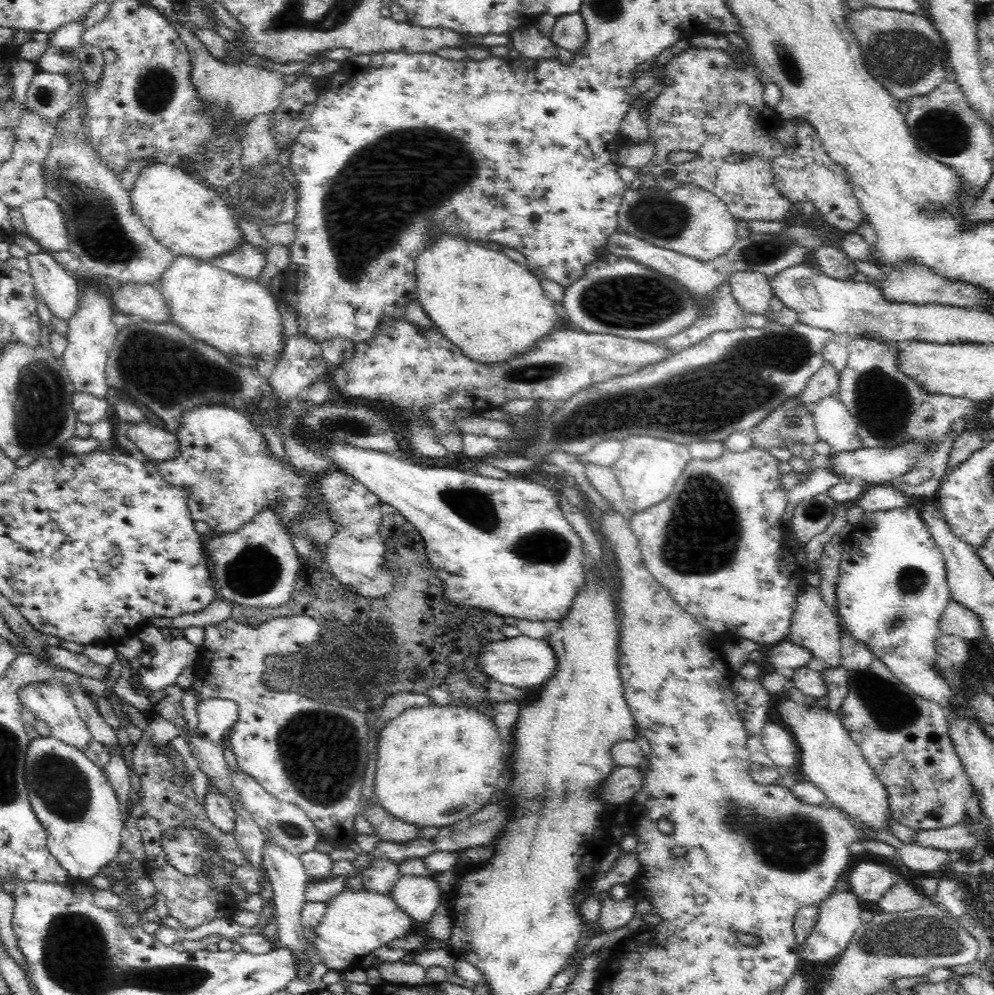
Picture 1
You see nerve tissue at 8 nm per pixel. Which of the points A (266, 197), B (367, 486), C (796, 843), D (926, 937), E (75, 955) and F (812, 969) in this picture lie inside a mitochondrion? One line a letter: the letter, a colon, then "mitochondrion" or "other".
A: mitochondrion
B: other
C: mitochondrion
D: mitochondrion
E: mitochondrion
F: other

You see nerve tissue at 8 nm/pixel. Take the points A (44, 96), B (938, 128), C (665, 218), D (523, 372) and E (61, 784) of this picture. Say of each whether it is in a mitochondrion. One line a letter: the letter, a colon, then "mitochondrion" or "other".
A: mitochondrion
B: mitochondrion
C: mitochondrion
D: mitochondrion
E: mitochondrion

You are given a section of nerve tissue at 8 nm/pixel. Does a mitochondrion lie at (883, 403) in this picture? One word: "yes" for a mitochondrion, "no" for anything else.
yes

